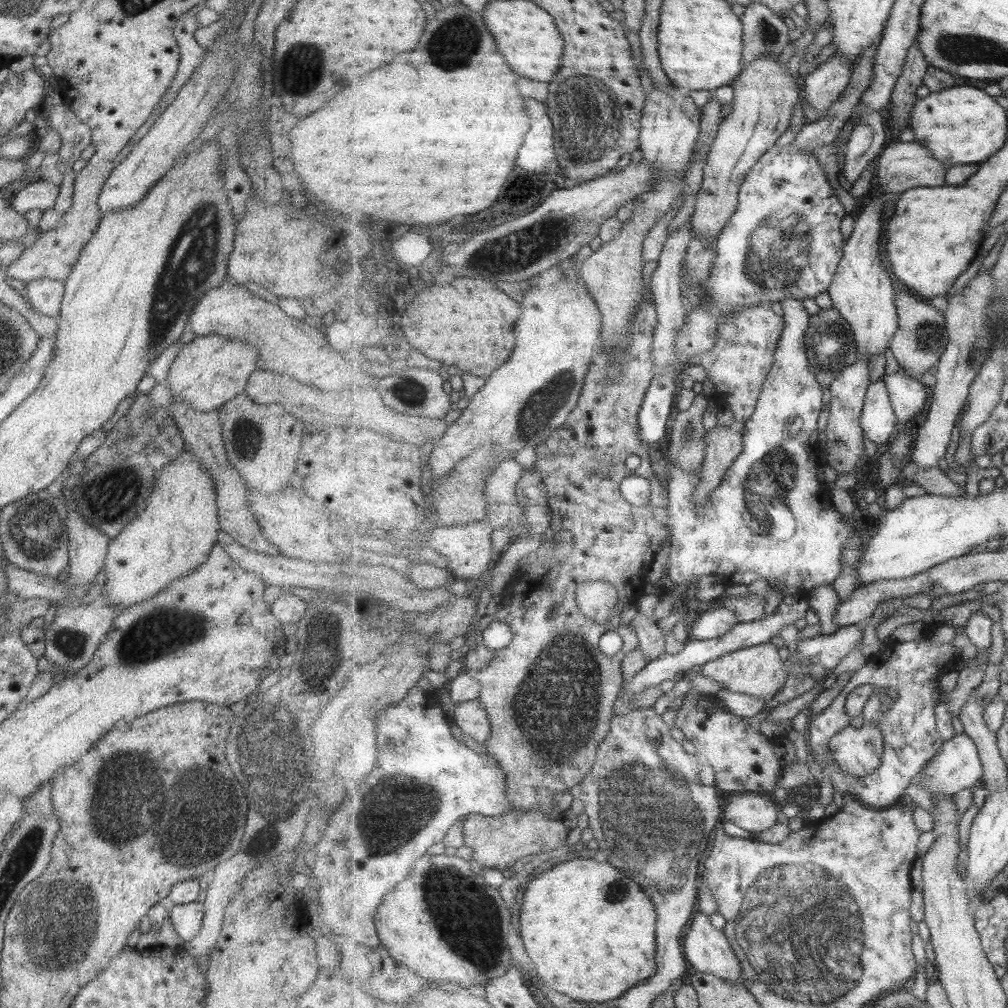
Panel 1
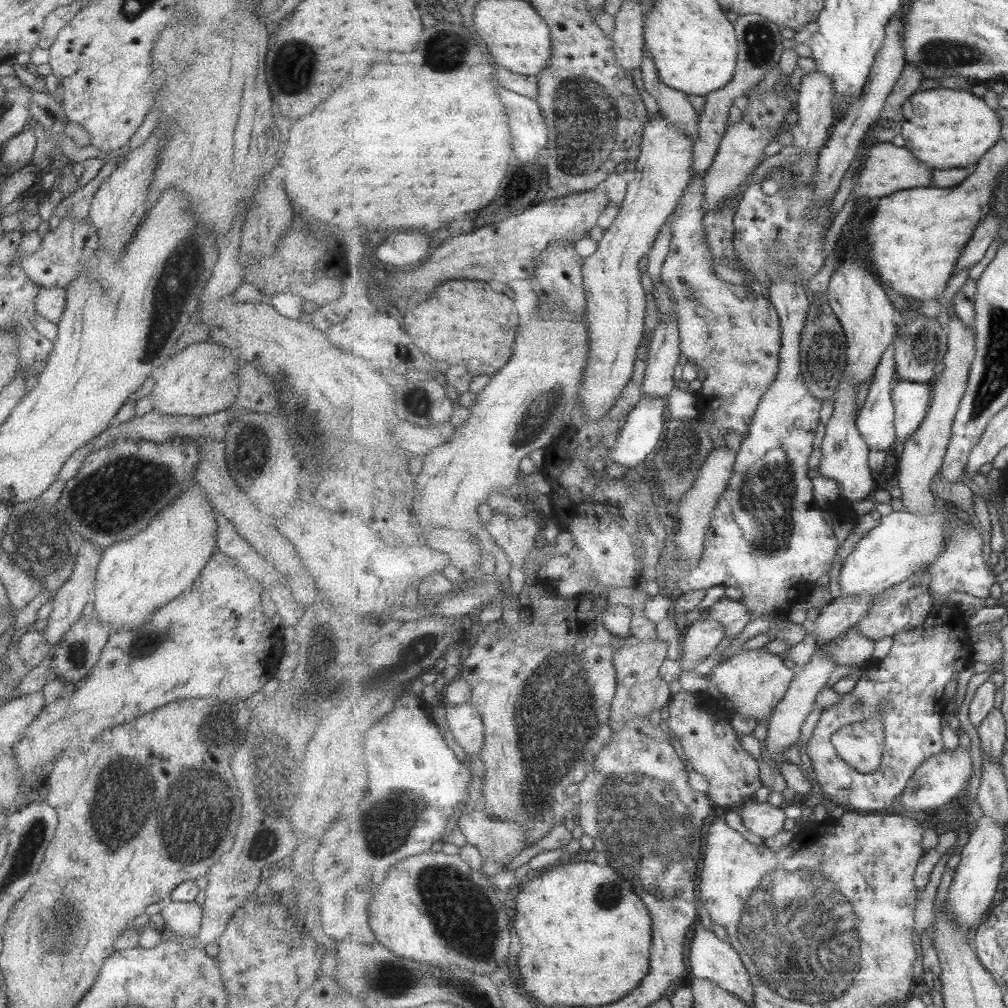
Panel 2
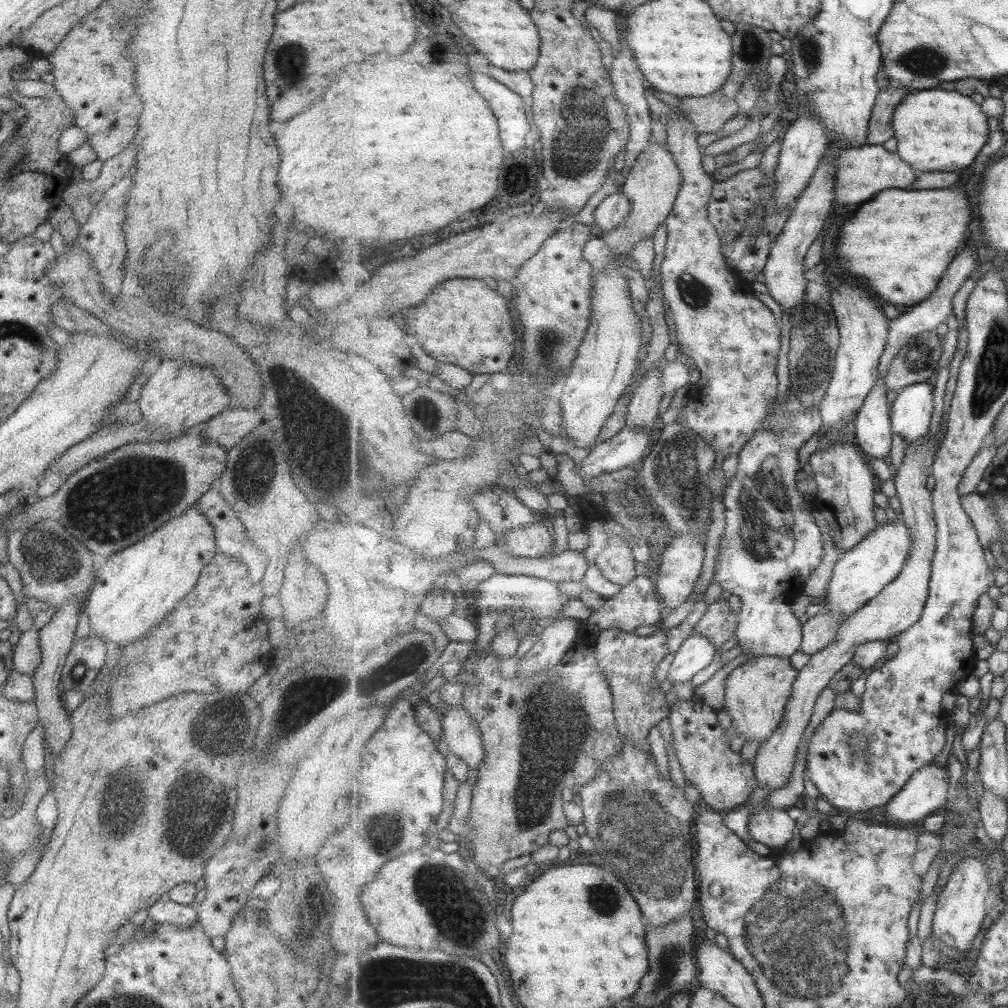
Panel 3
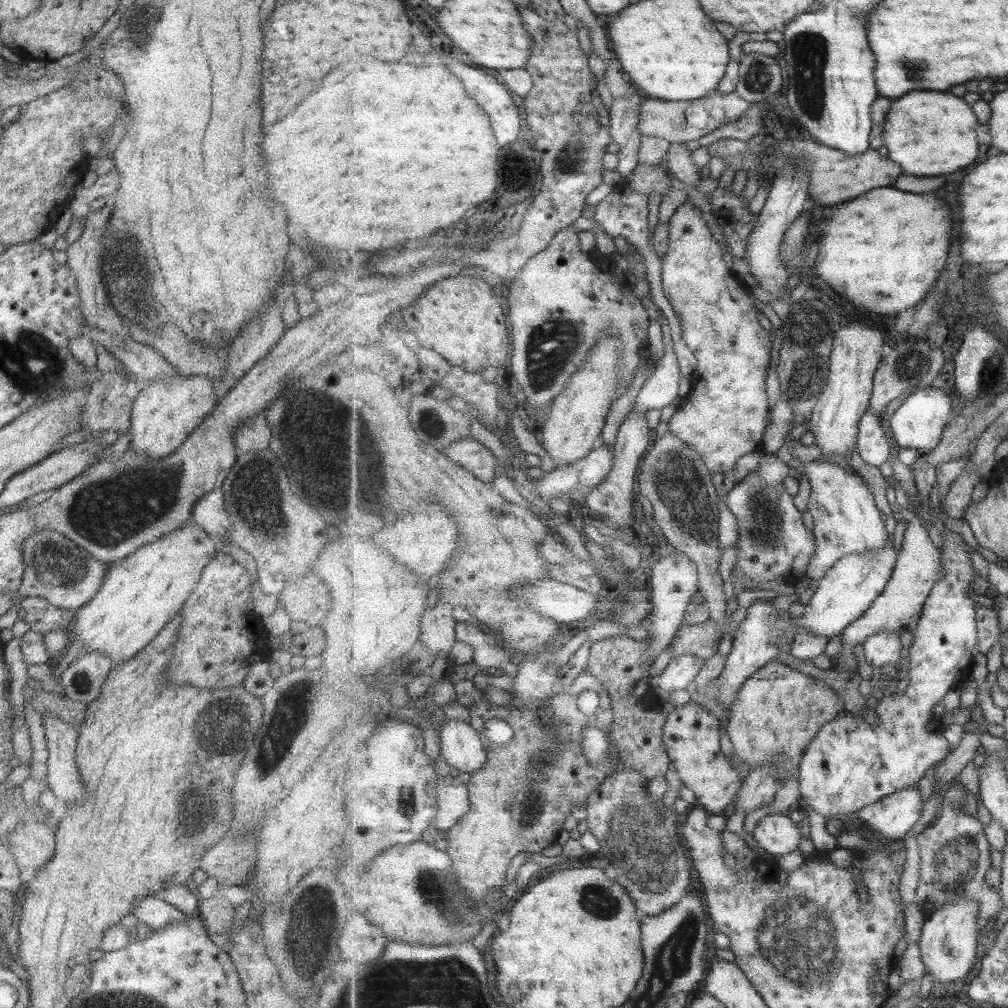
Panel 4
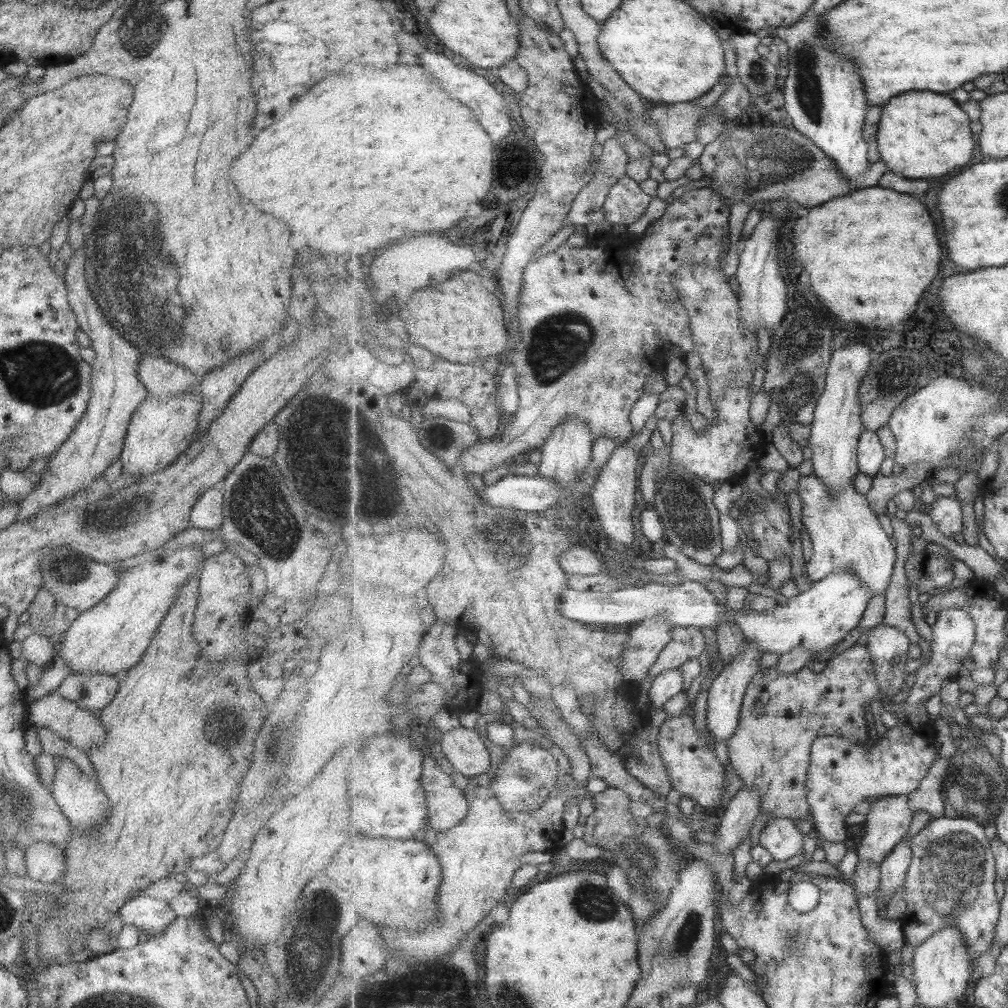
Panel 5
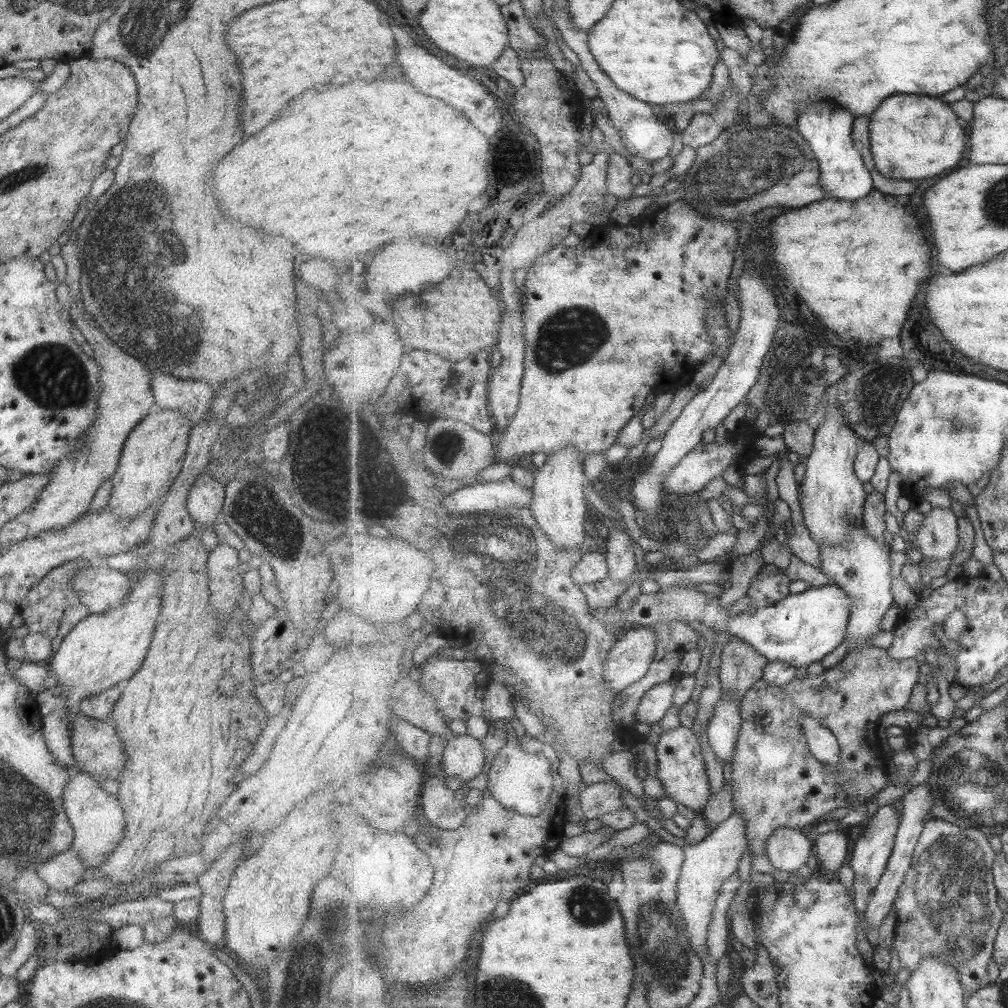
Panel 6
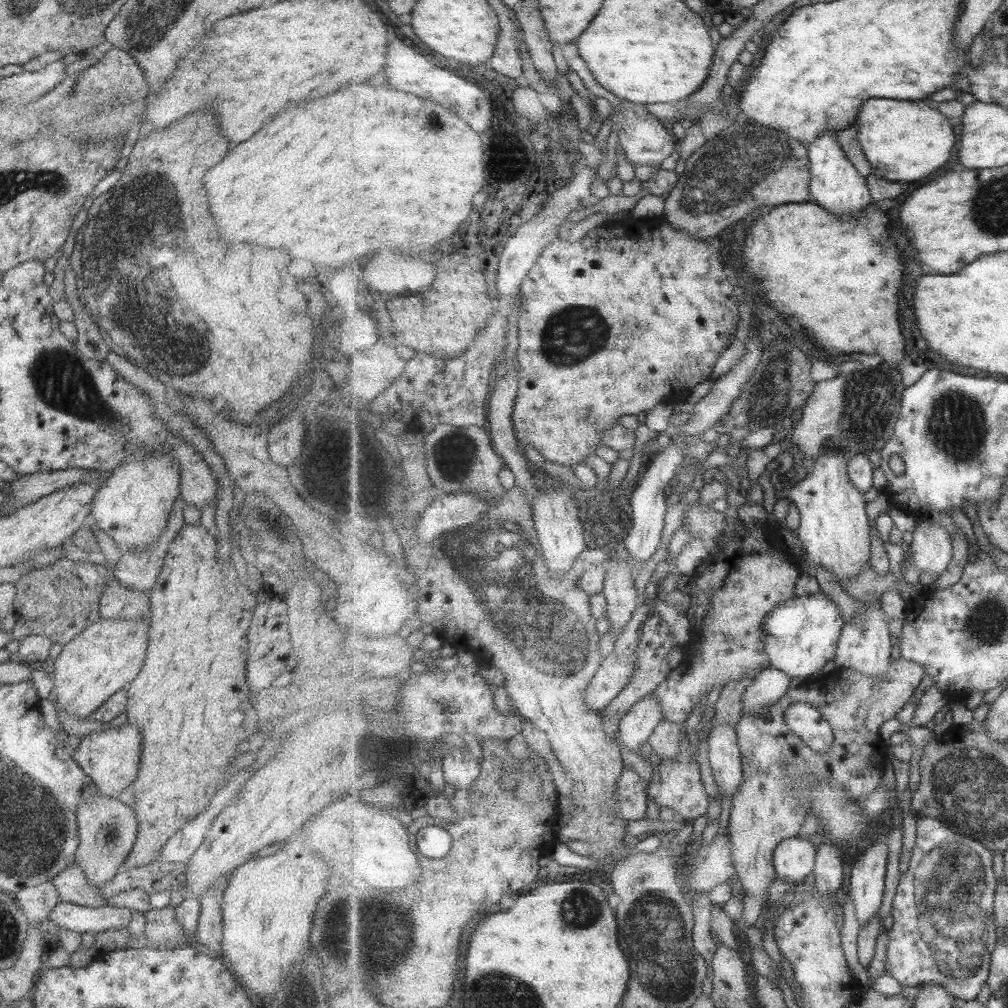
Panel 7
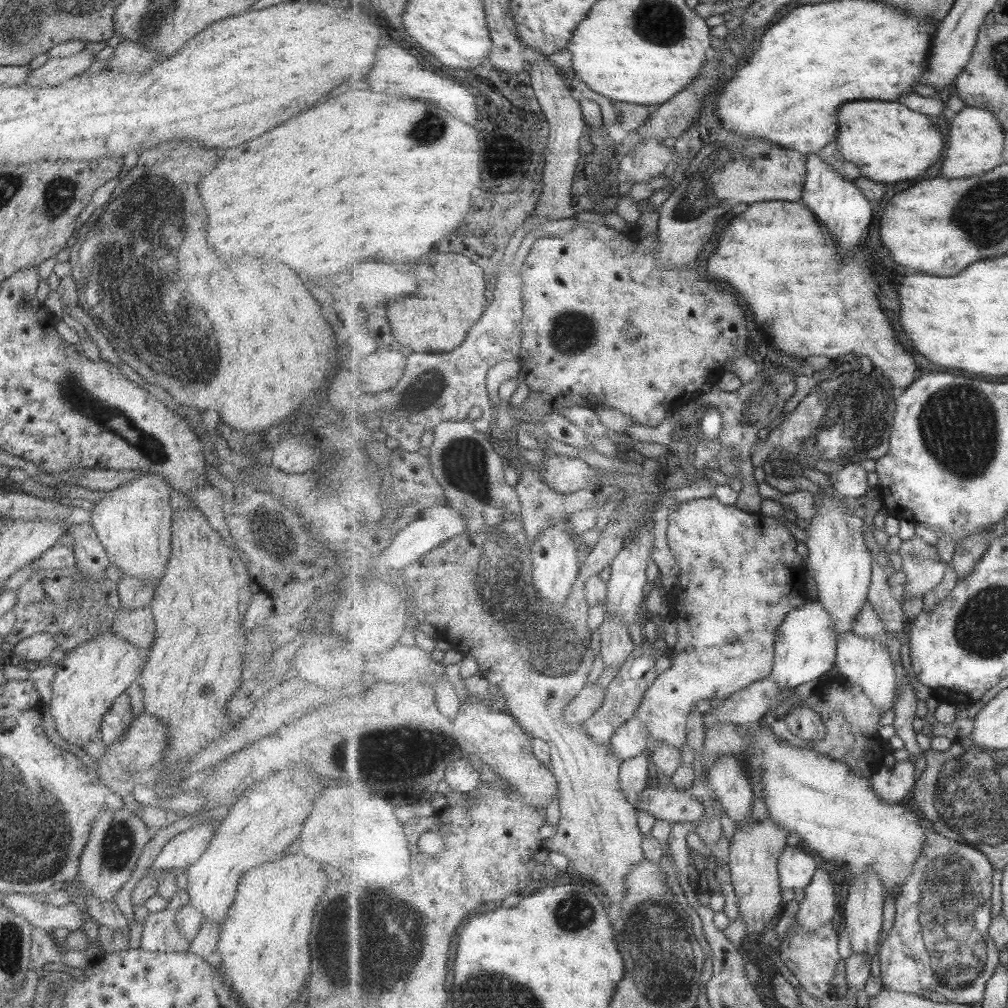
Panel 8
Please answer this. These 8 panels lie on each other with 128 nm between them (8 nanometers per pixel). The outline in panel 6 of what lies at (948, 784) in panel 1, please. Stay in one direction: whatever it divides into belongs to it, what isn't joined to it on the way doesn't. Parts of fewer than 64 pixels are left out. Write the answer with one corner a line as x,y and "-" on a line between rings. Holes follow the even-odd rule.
893,803
878,807
878,811
869,820
867,829
853,847
849,864
855,876
869,881
872,894
892,857
902,813
897,811

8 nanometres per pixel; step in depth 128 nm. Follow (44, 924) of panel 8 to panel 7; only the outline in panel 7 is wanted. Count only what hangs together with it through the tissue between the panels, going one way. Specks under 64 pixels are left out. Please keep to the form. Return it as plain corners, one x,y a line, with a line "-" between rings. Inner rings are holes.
70,902
57,903
48,919
73,932
101,932
110,928
126,928
136,913
135,908
119,908
111,905
90,907

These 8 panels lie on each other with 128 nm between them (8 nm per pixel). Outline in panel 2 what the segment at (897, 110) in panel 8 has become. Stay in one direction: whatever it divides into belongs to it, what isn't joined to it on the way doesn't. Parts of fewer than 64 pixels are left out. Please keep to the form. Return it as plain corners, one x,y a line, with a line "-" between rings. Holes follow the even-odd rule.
927,90
915,93
904,104
905,122
903,122
903,136
907,138
907,148
911,148
917,158
927,162
933,168
967,168
969,164
977,164
991,148
1001,141
1002,122
989,104
967,90

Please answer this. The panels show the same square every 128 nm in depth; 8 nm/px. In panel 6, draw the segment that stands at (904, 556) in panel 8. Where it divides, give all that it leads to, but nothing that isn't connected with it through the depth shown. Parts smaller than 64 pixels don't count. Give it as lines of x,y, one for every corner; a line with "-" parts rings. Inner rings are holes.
934,508
926,515
921,529
914,535
917,539
915,546
923,557
938,560
951,560
953,558
957,548
959,548
959,540
961,540
957,519
957,514
947,508

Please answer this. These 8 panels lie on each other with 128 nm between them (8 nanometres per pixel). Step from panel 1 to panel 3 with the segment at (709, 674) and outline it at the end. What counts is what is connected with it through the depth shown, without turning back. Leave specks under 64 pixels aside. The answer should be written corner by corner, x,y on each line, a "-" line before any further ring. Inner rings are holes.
764,656
757,657
738,666
726,680
725,709
732,719
732,729
735,734
744,736
746,740
757,740
763,744
783,720
789,697
792,697
793,685
800,671
793,667
789,657

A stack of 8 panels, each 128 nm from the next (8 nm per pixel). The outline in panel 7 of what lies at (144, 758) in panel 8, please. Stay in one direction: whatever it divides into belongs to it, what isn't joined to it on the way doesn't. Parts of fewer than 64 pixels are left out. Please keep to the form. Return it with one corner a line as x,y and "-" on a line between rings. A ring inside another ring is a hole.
124,724
82,736
78,745
70,750
73,761
93,782
96,790
117,798
120,790
130,786
139,769
141,735
136,726

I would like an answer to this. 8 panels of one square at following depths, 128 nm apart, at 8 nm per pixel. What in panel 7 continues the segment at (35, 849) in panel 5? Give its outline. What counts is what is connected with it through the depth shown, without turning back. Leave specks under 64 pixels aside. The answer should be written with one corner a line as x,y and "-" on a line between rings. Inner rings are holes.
73,862
61,869
50,882
56,888
60,902
90,907
109,905
98,889
87,879
84,870

